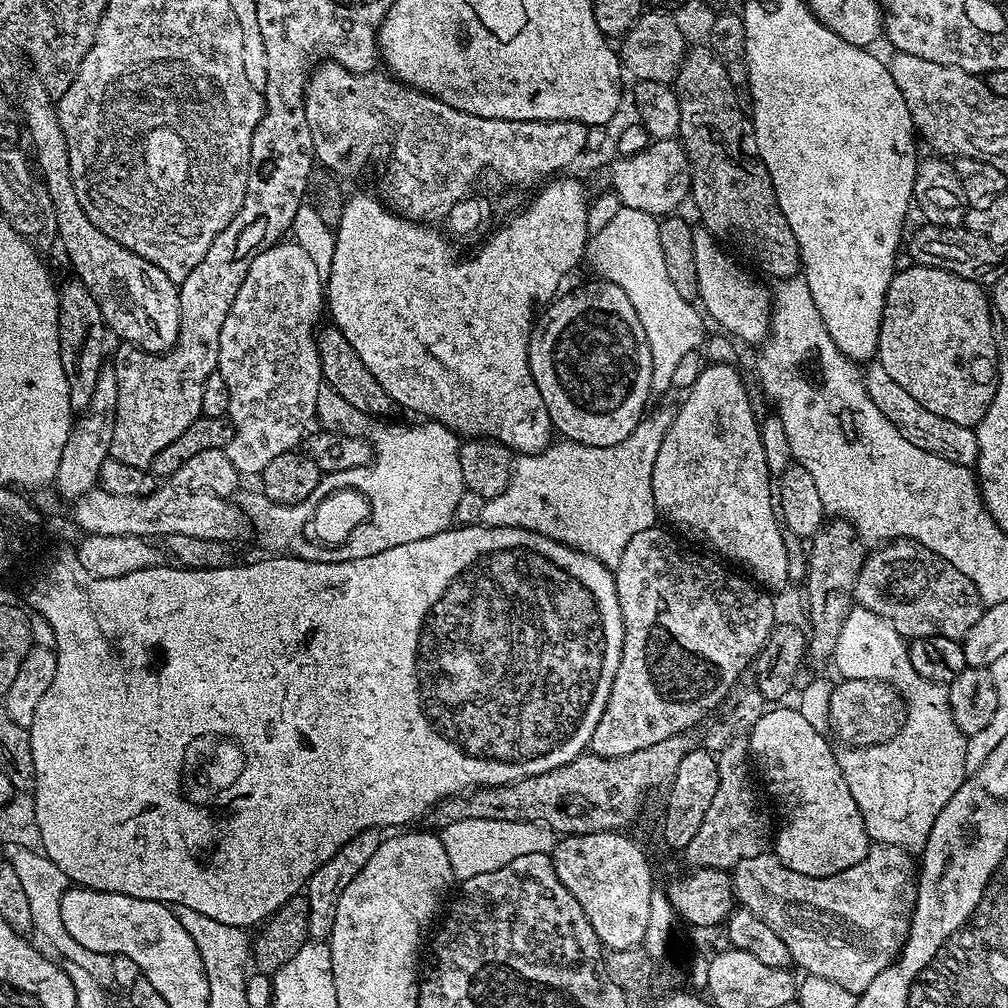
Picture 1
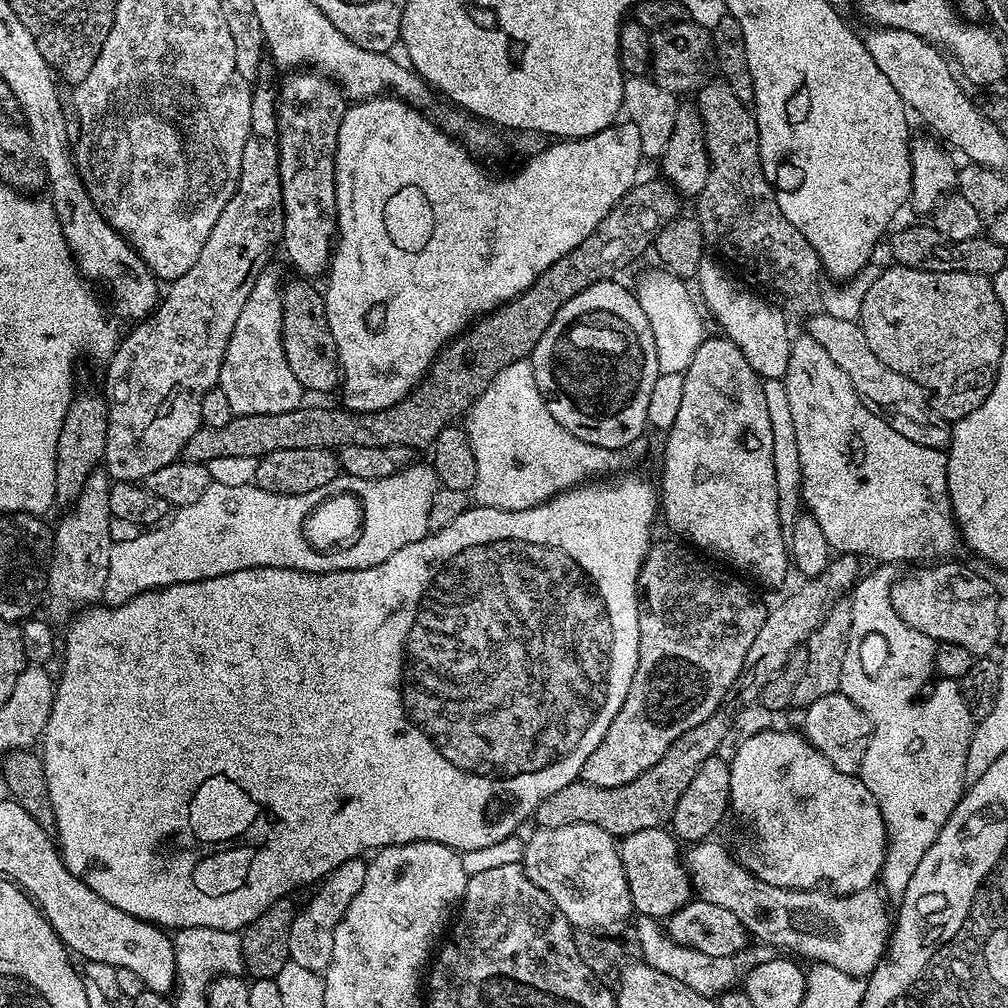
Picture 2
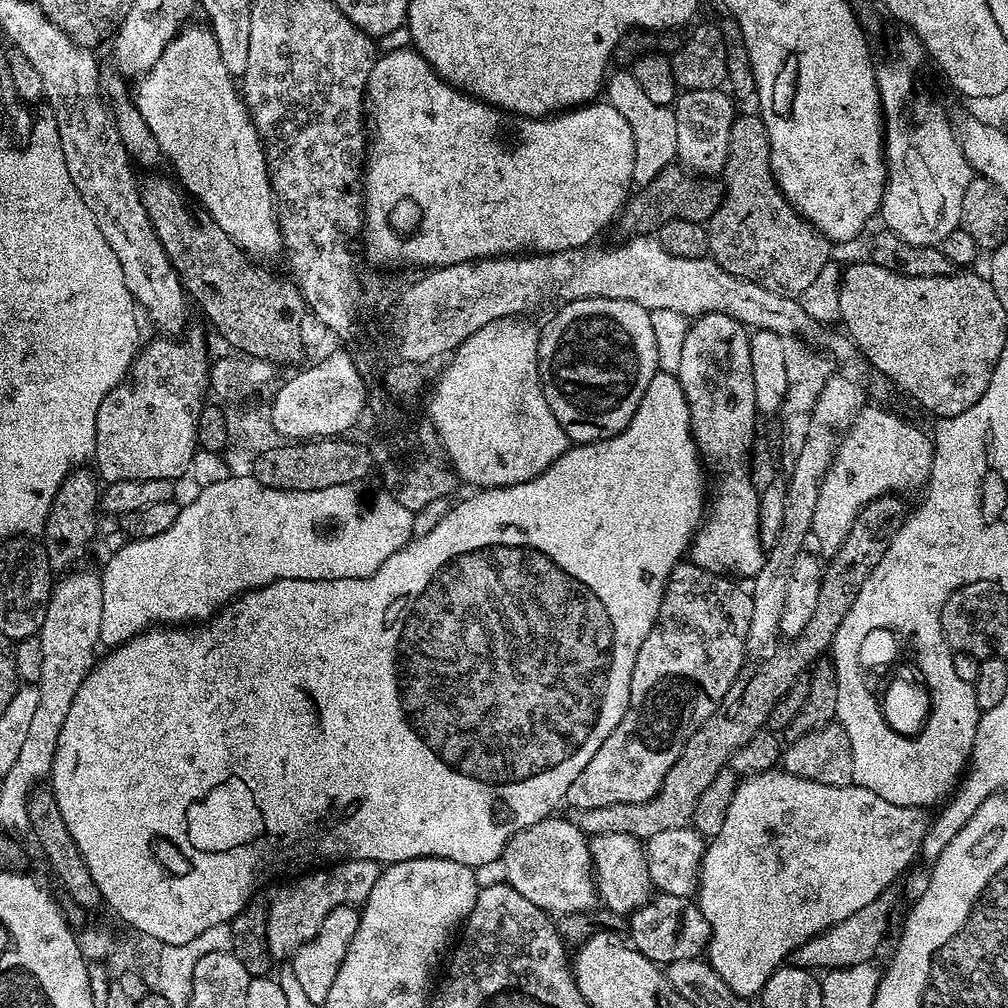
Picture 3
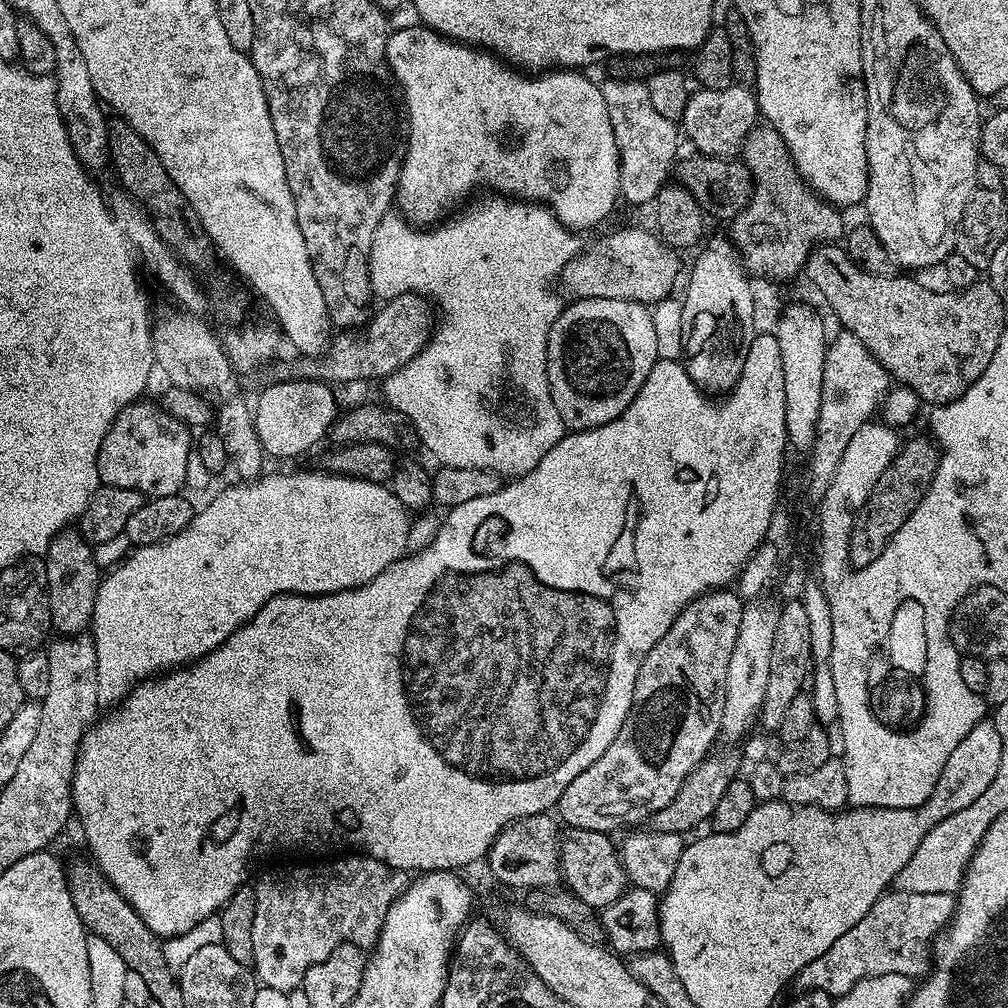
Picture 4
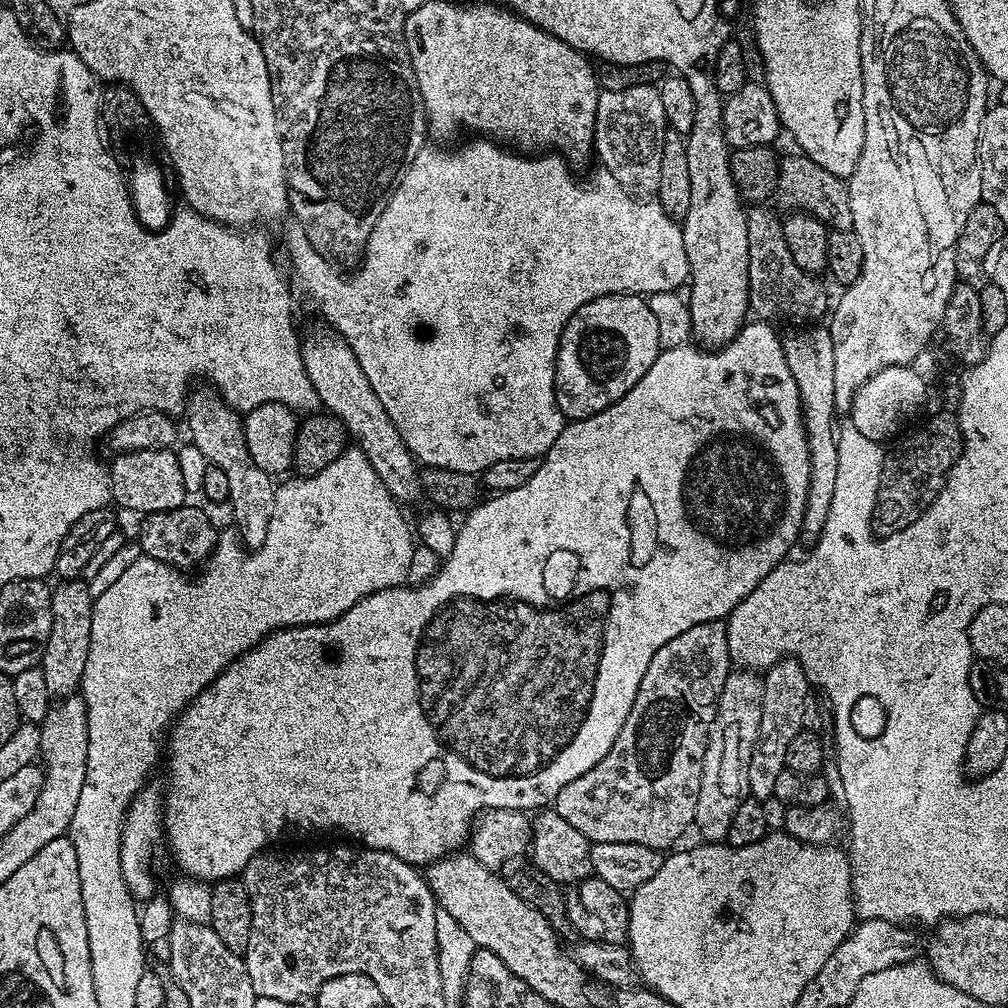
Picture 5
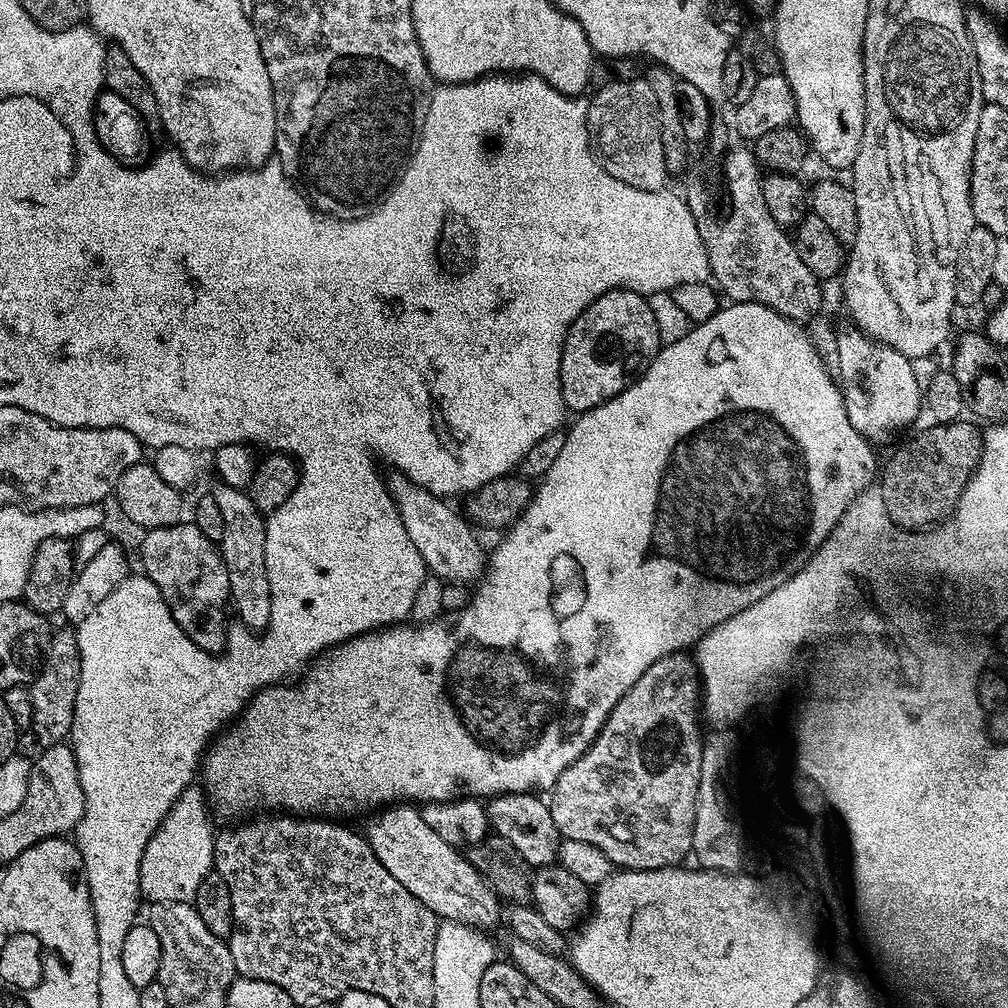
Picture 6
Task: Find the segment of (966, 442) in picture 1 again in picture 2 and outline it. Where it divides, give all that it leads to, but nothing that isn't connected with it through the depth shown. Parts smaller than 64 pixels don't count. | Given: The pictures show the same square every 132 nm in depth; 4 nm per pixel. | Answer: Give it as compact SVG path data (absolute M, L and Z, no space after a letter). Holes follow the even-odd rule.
M823 310L817 312L817 316L808 320L807 335L825 347L834 363L846 373L846 378L854 382L854 390L860 401L894 430L898 430L898 434L910 438L910 442L918 442L918 446L927 448L947 449L952 440L952 424L932 411L927 392L910 378L898 374L898 370L890 370L890 366L886 366L876 357L857 321L834 318Z

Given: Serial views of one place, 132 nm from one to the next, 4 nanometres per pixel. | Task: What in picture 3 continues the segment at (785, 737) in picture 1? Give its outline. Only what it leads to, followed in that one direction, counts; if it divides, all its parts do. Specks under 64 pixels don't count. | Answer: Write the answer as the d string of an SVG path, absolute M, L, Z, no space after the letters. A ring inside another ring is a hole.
M756 770L745 776L748 777L745 780L743 777L734 790L734 799L730 802L730 810L726 810L726 822L722 830L718 830L718 834L707 841L704 849L704 857L700 863L698 903L712 931L712 937L708 939L706 960L734 994L756 998L766 986L766 978L770 978L770 974L774 974L774 970L781 967L796 948L812 936L826 931L843 919L849 918L850 914L855 914L862 907L870 905L870 902L874 902L892 888L890 886L895 882L896 876L902 875L915 860L918 860L920 847L928 833L930 816L927 816L927 811L919 808L907 808L886 802L886 798L874 794L874 790L866 790L853 783L841 788L826 786L822 782L814 782L810 778L795 776L783 770Z

